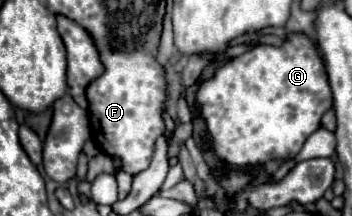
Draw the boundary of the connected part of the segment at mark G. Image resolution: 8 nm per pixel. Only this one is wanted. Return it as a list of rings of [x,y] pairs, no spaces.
[[[295,33],[283,47],[259,45],[219,67],[213,79],[201,83],[197,105],[219,161],[255,167],[277,157],[293,159],[305,139],[319,129],[323,113],[333,105],[333,95],[315,45]]]

